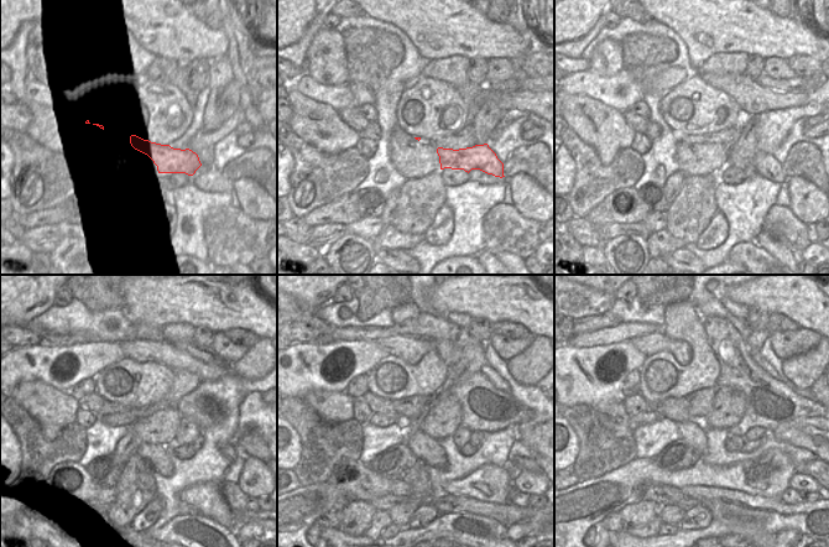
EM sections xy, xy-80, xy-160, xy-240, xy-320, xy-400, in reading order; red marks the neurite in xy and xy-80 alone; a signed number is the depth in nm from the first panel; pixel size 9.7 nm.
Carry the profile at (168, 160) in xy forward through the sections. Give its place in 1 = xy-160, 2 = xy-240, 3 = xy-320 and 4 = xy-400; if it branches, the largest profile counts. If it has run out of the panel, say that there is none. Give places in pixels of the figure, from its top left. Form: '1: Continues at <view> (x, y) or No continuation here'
1: Continues at xy-160 (767, 165)
2: Continues at xy-240 (227, 449)
3: Continues at xy-320 (519, 463)
4: Continues at xy-400 (806, 469)

